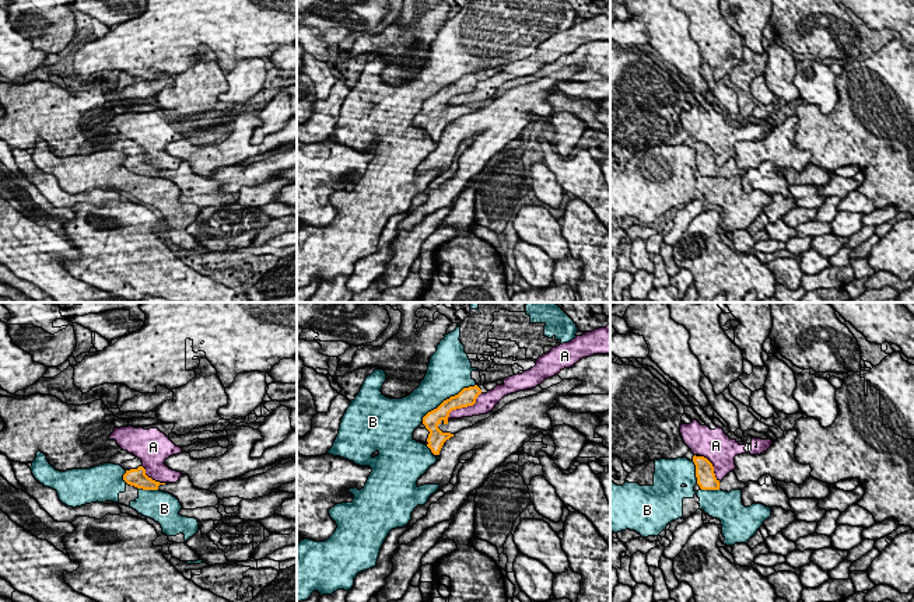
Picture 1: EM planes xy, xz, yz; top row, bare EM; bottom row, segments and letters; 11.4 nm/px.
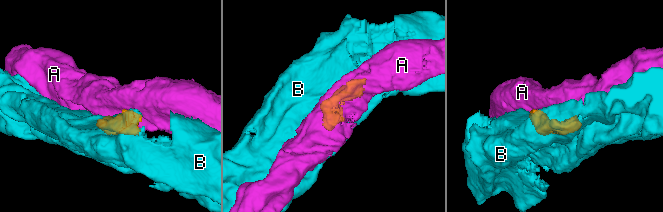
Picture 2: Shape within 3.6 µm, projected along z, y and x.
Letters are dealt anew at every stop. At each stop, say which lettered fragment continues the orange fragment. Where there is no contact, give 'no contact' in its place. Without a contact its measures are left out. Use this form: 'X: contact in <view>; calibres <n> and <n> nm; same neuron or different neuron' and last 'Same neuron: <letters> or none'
A: contact in xz; calibres 200 and 220 nm; different neuron
B: contact in xz; calibres 200 and 460 nm; different neuron
Same neuron: none

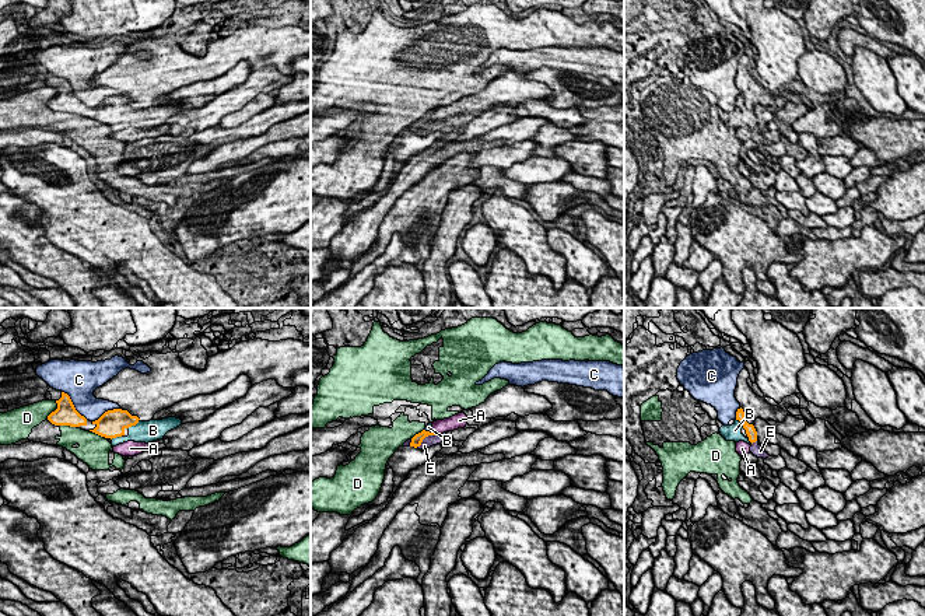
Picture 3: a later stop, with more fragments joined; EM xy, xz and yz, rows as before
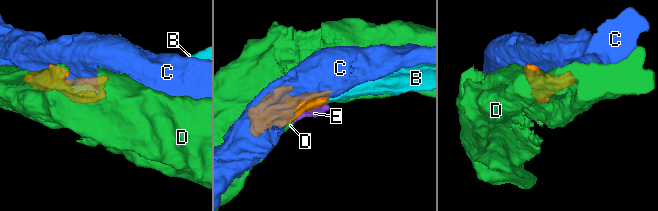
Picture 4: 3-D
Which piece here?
A: contact in xz; calibres 130 and 160 nm; different neuron
B: contact in xy; calibres 320 and 260 nm; same neuron
C: contact in xy; calibres 260 and 360 nm; different neuron
D: contact in xy; calibres 260 and 240 nm; different neuron
E: contact in xz; calibres 130 and 130 nm; different neuron
Same neuron: B

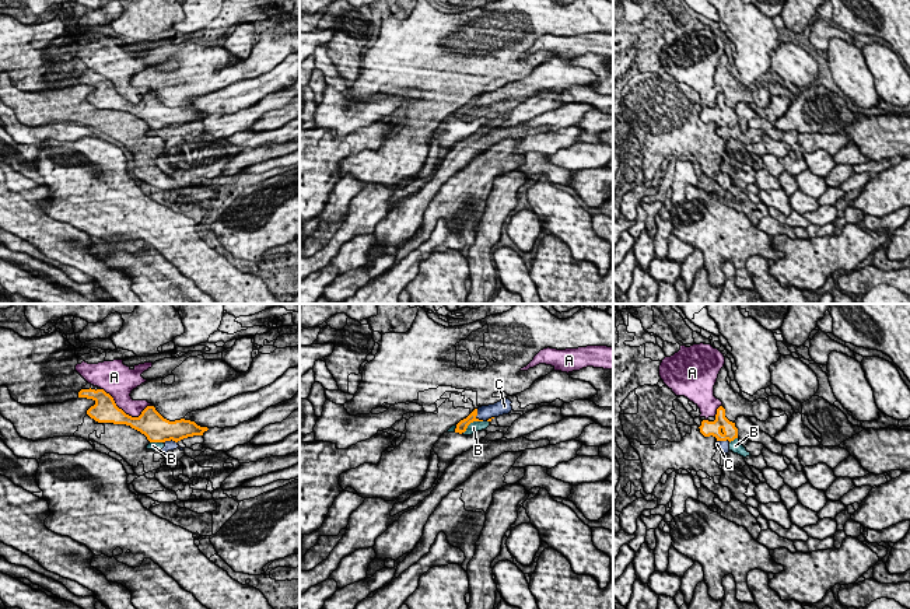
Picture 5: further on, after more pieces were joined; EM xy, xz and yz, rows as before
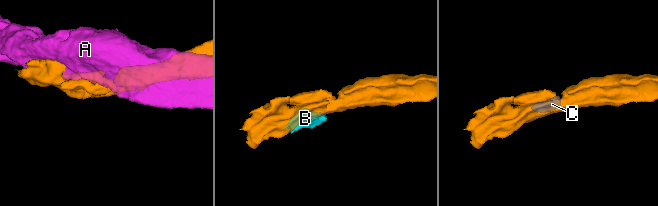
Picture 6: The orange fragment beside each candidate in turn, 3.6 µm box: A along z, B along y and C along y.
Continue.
A: contact in xy; calibres 280 and 240 nm; different neuron
B: contact in xz; calibres 130 and 130 nm; different neuron
C: contact in xz; calibres 130 and 160 nm; different neuron
Same neuron: none

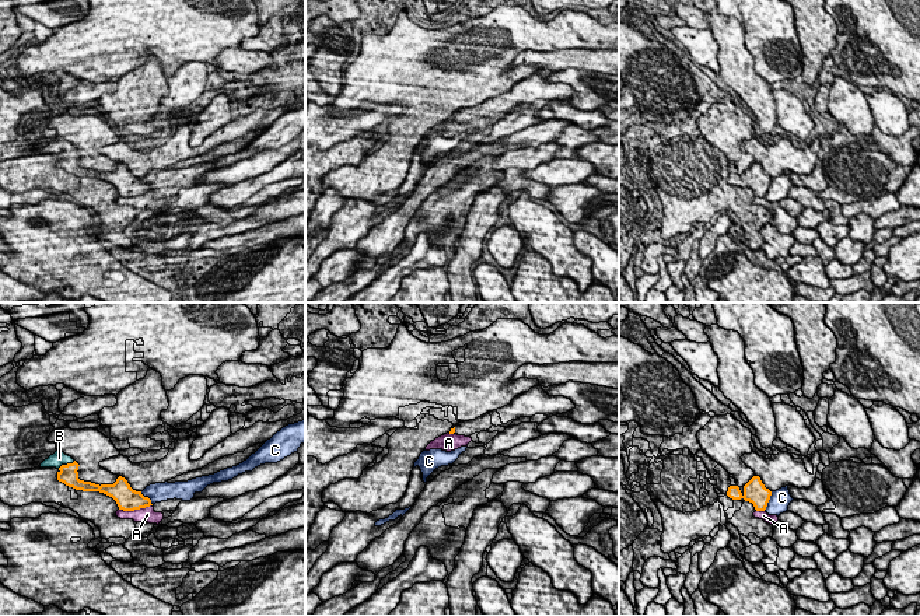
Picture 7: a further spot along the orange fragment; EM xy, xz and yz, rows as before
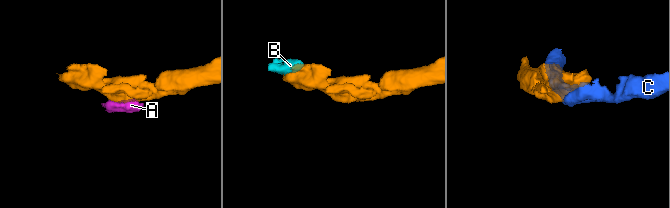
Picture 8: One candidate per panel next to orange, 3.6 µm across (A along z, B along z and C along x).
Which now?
A: contact in xy; calibres 260 and 170 nm; different neuron
B: contact in xy; calibres 220 and 170 nm; same neuron
C: contact in yz; calibres 260 and 240 nm; different neuron
Same neuron: B

